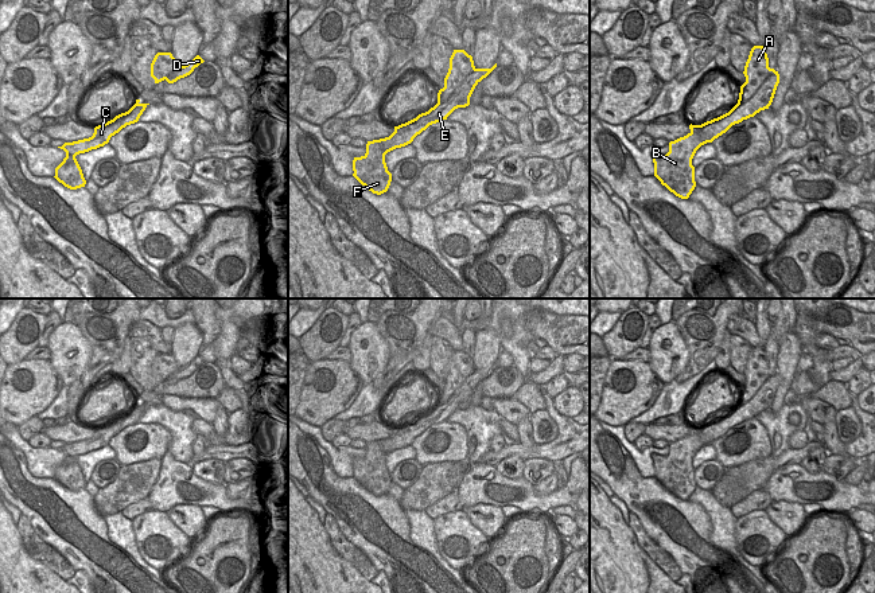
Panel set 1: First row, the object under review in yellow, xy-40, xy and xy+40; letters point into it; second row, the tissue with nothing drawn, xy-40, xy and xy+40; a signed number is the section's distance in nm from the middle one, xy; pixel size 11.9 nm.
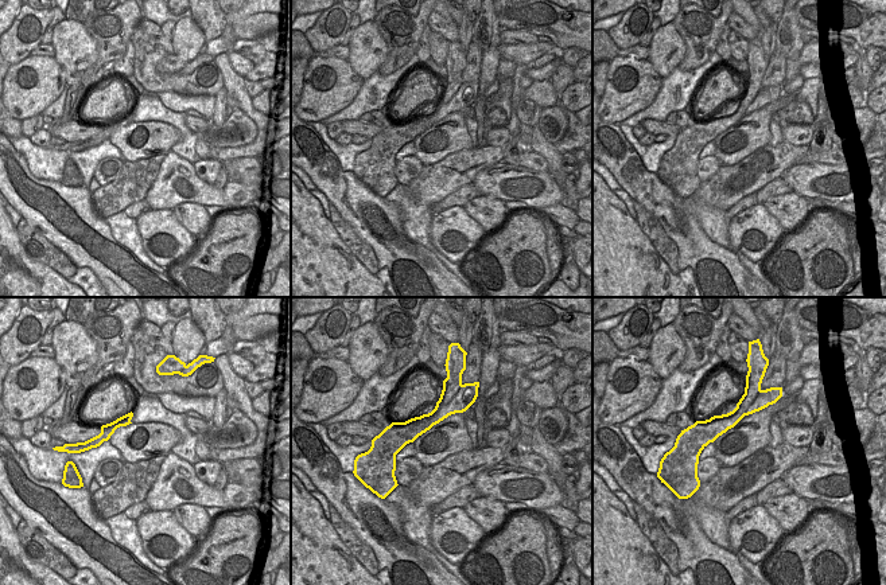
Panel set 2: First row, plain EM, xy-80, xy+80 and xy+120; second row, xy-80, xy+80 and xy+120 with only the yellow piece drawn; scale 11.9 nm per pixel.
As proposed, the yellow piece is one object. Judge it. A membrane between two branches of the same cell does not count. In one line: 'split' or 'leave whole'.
split

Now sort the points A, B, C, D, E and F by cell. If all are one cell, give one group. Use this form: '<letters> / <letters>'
A B F / C D E

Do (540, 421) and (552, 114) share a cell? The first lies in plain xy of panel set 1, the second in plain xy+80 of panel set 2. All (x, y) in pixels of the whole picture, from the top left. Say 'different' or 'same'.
same

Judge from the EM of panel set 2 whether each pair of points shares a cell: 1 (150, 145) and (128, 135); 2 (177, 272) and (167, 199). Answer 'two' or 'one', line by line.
1: one
2: two

